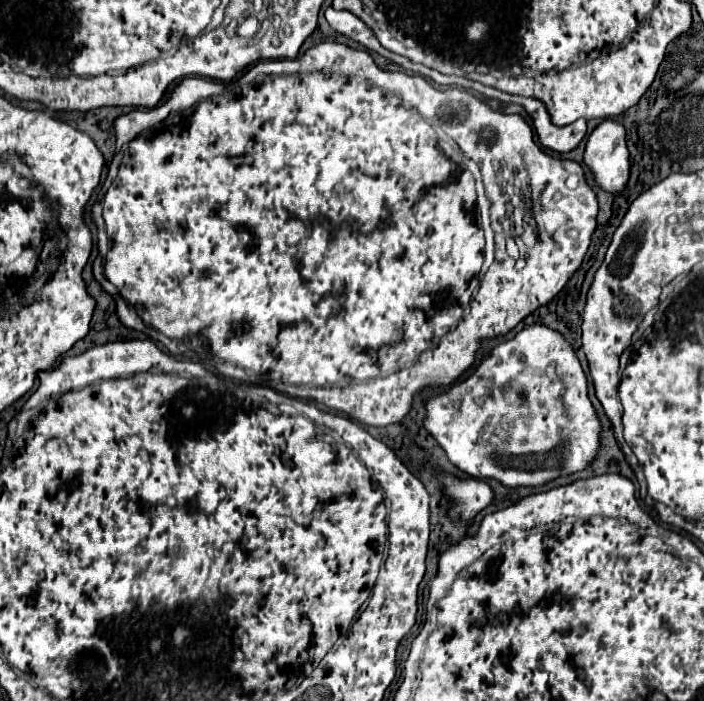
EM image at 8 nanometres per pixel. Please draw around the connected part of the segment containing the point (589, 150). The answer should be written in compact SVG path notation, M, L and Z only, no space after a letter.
M605 119L593 129L593 133L585 143L585 163L595 173L597 185L603 187L605 191L617 193L625 187L627 175L629 175L629 151L625 145L625 127L619 121Z

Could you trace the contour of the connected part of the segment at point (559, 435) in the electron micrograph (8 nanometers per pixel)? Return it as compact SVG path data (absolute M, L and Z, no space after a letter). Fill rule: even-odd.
M539 323L525 327L515 339L494 347L467 381L453 385L447 395L433 397L425 407L429 413L429 417L425 417L425 427L445 449L449 461L455 467L459 467L469 477L493 477L507 487L537 487L559 475L581 471L599 451L601 423L589 401L587 377L583 367L575 357L571 345L557 331ZM483 411L495 411L495 417L485 417ZM501 431L507 431L507 443L499 443Z

